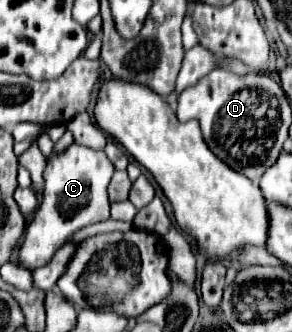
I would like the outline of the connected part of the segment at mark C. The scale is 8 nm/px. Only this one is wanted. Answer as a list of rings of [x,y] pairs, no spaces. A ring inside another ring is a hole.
[[[71,143],[63,153],[53,153],[47,157],[47,167],[43,171],[43,201],[35,211],[33,221],[27,225],[19,247],[19,263],[23,267],[37,269],[47,265],[53,253],[63,247],[77,229],[109,219],[107,185],[113,171],[115,167],[103,151],[93,151],[79,143]]]

